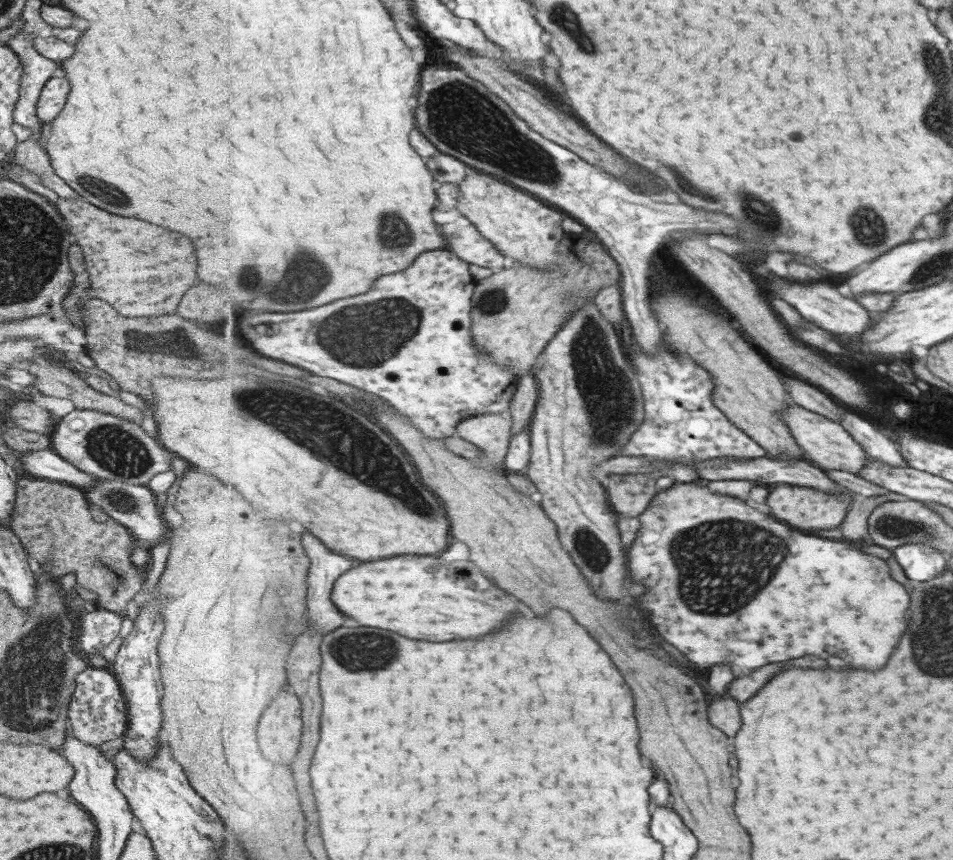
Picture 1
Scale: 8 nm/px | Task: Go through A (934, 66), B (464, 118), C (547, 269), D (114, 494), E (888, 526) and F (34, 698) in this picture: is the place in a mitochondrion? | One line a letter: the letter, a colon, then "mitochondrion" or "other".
A: mitochondrion
B: mitochondrion
C: other
D: mitochondrion
E: mitochondrion
F: mitochondrion

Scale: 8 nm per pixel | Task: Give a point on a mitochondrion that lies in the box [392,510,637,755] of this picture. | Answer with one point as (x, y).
(591, 549)

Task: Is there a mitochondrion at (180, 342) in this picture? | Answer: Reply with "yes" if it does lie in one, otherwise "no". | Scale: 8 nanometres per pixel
yes

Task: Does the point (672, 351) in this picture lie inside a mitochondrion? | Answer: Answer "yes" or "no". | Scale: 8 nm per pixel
no

